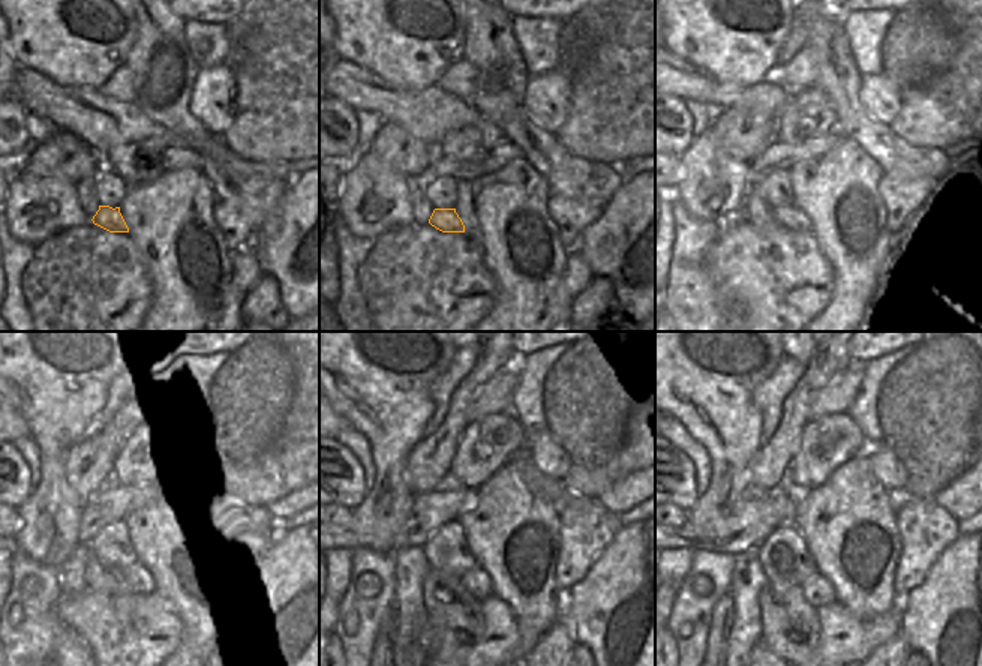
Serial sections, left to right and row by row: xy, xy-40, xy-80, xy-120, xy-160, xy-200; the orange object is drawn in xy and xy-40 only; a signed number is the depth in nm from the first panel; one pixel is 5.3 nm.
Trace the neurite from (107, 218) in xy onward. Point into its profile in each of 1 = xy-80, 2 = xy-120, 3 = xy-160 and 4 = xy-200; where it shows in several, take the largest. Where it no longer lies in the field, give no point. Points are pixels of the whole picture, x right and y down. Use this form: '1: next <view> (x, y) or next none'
1: next xy-80 (790, 218)
2: next xy-120 (137, 578)
3: next xy-160 (479, 584)
4: next xy-200 (817, 590)

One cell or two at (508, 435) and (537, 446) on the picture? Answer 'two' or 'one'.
two

